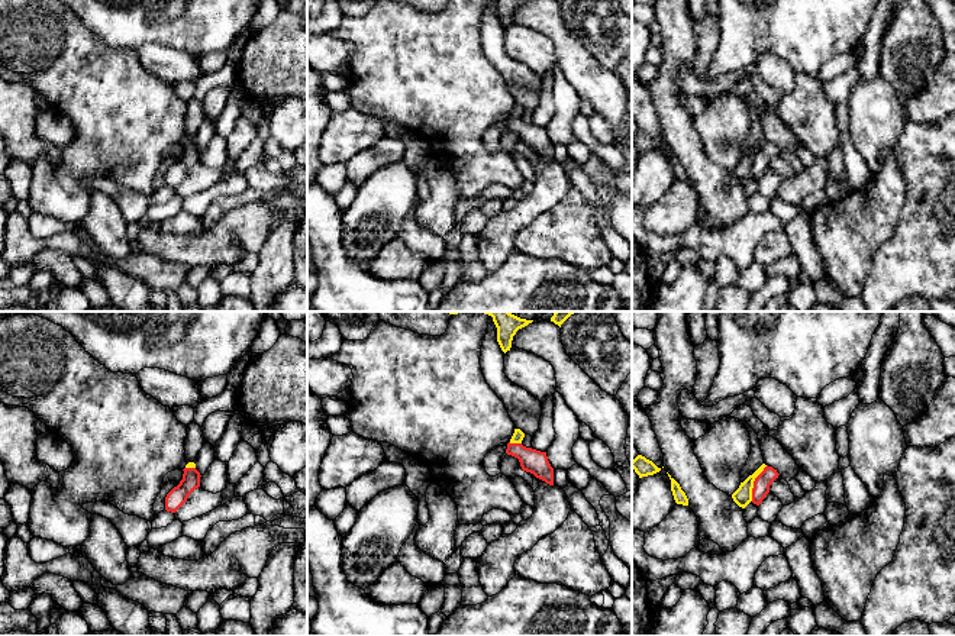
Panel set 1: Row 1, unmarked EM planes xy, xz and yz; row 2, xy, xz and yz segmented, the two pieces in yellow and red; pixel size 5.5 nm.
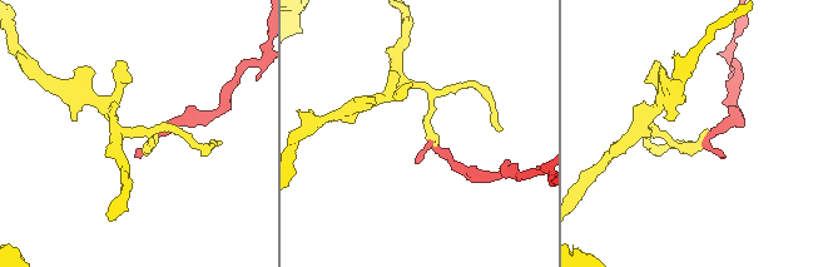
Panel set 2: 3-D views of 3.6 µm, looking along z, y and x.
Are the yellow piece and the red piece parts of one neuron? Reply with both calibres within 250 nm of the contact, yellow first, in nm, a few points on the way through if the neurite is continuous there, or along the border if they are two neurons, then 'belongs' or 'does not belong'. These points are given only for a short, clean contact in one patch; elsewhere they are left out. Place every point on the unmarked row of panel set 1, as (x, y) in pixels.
100/100 nm | along yz (767, 141), (754, 157), (751, 176) | does not belong

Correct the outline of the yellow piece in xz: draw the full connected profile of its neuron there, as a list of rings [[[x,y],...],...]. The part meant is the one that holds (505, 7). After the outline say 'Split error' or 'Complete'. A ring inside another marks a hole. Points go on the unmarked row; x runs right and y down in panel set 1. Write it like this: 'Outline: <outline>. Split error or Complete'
Outline: [[[496,0],[497,17],[501,26],[506,29],[512,23],[512,16],[516,7],[527,0]]]. Complete

